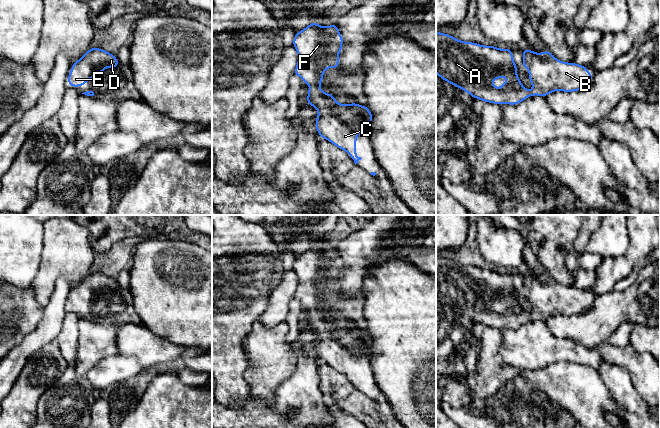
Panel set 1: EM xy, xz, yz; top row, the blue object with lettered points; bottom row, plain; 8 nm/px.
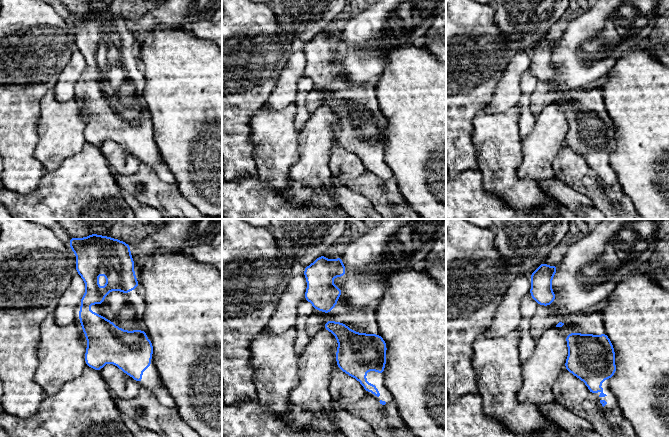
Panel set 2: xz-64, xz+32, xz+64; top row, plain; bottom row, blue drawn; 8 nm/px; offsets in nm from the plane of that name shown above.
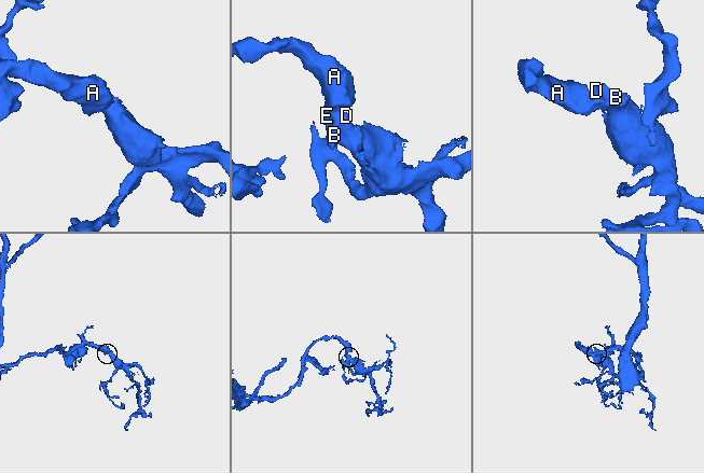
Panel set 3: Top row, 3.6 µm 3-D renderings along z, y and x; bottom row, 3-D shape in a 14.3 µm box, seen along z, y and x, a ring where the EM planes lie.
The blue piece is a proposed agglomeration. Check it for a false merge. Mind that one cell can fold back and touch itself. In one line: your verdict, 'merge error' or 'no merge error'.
no merge error

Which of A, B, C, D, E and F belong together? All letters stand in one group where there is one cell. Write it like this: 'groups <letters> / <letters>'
groups A B C D E F

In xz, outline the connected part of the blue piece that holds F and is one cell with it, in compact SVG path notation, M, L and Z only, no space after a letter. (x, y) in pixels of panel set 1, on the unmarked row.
M316 245L294 259L293 270L298 277L298 286L294 298L299 300L311 311L308 313L307 329L312 329L318 335L315 350L319 360L327 363L336 371L346 375L355 388L361 384L356 379L356 365L358 357L370 356L372 337L367 330L357 327L339 328L333 318L324 317L320 308L327 292L338 292L338 279L342 275L343 261L336 248L331 250L319 250Z

